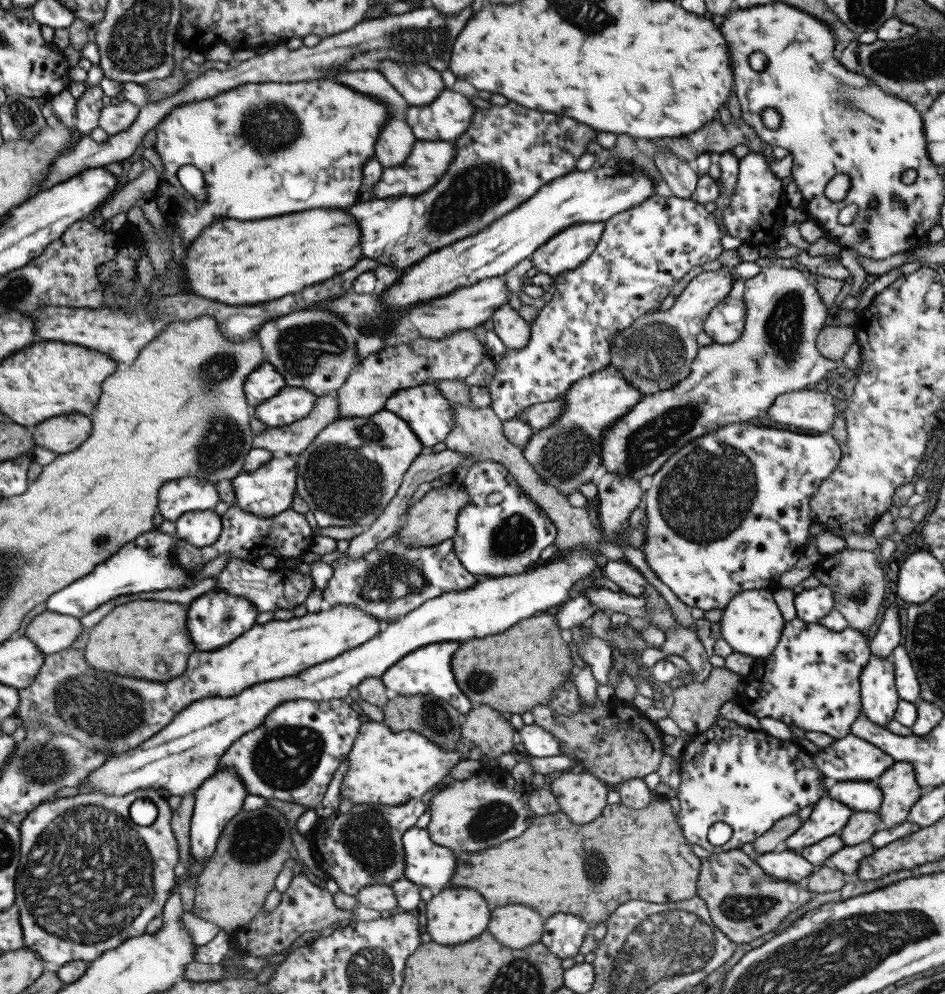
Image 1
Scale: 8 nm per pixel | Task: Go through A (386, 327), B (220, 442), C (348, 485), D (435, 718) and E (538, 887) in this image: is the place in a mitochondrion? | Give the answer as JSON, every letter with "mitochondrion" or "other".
{"A":"other","B":"mitochondrion","C":"mitochondrion","D":"mitochondrion","E":"other"}

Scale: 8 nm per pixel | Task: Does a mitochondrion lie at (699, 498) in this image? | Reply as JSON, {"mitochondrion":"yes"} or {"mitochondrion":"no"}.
{"mitochondrion":"yes"}

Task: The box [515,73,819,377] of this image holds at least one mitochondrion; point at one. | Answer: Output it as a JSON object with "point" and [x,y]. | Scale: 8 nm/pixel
{"point":[782,335]}

